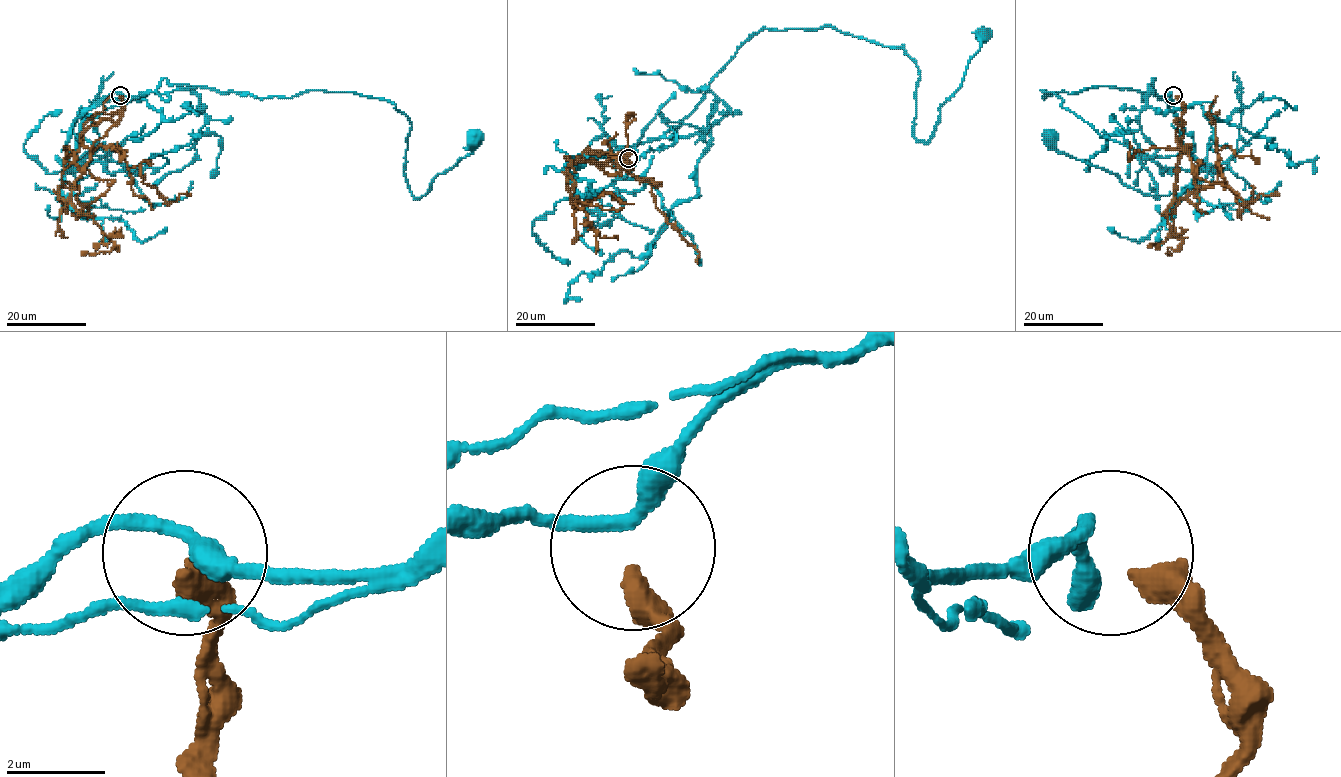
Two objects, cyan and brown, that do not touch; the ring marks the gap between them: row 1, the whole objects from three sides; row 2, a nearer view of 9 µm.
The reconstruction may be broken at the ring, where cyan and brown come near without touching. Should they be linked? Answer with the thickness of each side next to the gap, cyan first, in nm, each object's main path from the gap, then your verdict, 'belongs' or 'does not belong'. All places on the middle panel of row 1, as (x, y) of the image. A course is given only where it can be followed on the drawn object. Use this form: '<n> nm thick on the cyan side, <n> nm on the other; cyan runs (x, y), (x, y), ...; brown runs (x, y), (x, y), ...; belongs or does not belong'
280 nm thick on the cyan side, 500 nm on the other; cyan runs (628, 156), (669, 137), (765, 28), (831, 25), (904, 46), (919, 75), (912, 132), (926, 143), (979, 33); brown runs (628, 159), (629, 167), (613, 167), (580, 158), (571, 166), (566, 183), (570, 202), (610, 192), (633, 204); does not belong

